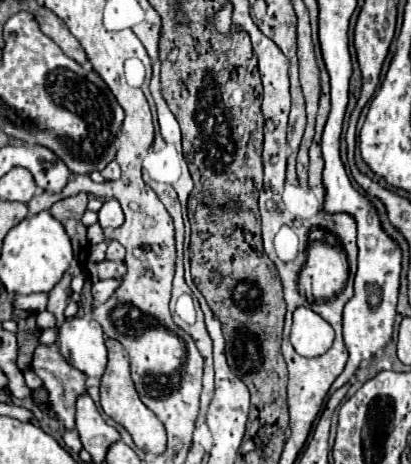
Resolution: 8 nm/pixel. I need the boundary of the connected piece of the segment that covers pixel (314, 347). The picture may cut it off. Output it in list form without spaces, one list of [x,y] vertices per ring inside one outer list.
[[[307,305],[295,309],[291,343],[299,355],[317,357],[333,345],[333,339],[335,339],[335,331],[321,315],[317,315]]]

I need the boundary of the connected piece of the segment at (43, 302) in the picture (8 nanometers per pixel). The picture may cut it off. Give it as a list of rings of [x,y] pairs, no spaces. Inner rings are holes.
[[[35,293],[35,295],[17,295],[15,307],[29,309],[33,313],[39,313],[47,307],[47,293]]]

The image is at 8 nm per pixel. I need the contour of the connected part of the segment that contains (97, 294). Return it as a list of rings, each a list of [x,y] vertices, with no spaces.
[[[107,279],[107,281],[97,281],[93,283],[93,299],[95,303],[105,303],[119,287],[117,279]]]

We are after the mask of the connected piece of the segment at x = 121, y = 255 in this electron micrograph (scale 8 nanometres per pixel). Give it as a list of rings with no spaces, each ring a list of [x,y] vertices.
[[[111,241],[109,247],[107,247],[107,259],[109,261],[123,261],[125,259],[125,249],[121,243],[117,241]]]

